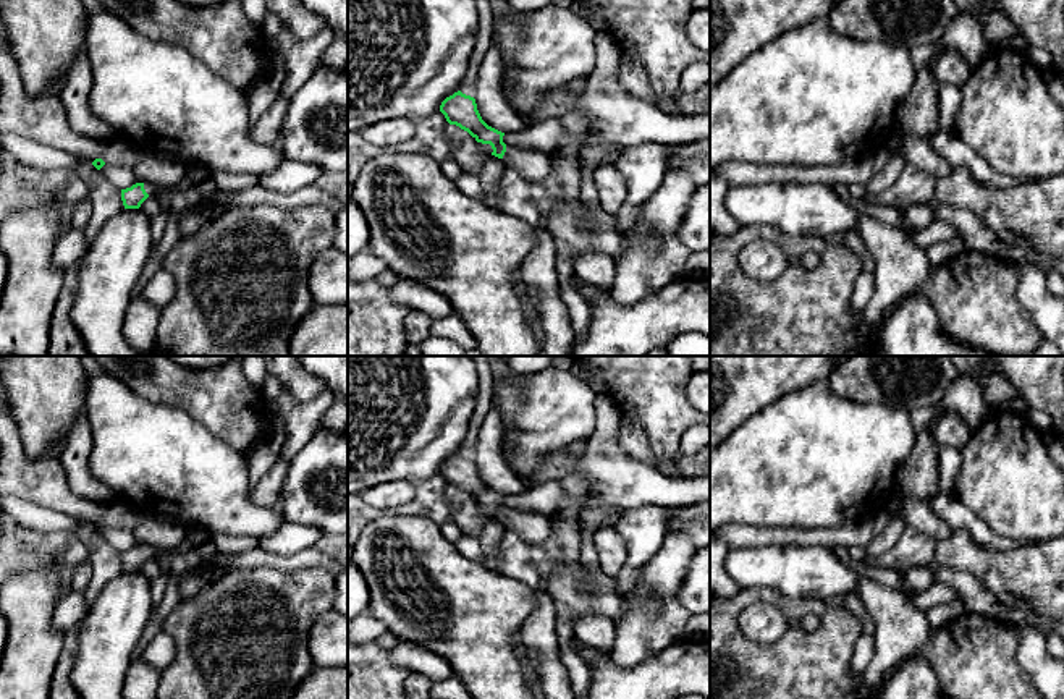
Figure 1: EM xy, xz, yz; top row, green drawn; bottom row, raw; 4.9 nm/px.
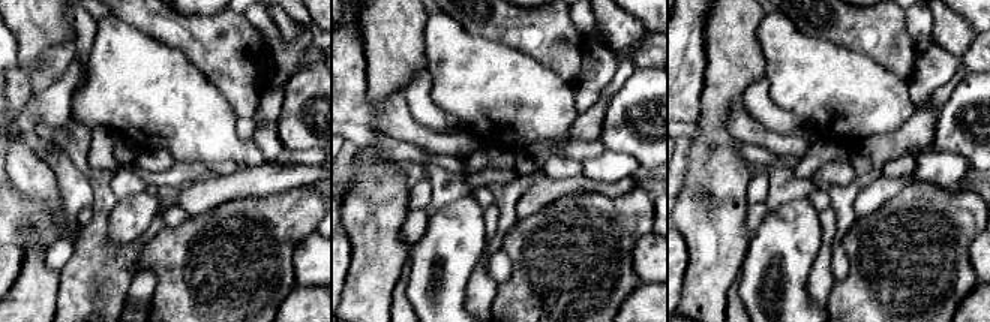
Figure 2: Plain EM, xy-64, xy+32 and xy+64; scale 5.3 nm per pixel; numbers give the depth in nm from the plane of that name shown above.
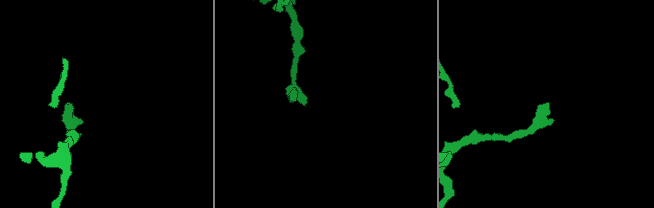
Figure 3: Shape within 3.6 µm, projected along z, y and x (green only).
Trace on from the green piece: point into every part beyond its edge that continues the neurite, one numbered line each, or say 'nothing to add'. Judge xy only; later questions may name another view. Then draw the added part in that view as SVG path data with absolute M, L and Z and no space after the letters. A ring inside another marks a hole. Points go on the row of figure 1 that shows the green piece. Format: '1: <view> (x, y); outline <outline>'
1: xy (151, 188); outline M144 183L144 189L146 193L150 196L165 196L165 194L170 194L170 188L171 184L155 184L155 183Z

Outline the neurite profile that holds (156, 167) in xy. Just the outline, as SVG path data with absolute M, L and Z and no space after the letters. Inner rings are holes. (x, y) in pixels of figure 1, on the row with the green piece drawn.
M146 152L133 172L139 183L176 184L186 176L186 165L167 152Z

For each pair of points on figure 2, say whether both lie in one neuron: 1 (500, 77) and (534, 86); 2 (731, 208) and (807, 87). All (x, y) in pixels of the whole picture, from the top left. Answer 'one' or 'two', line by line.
1: one
2: two

